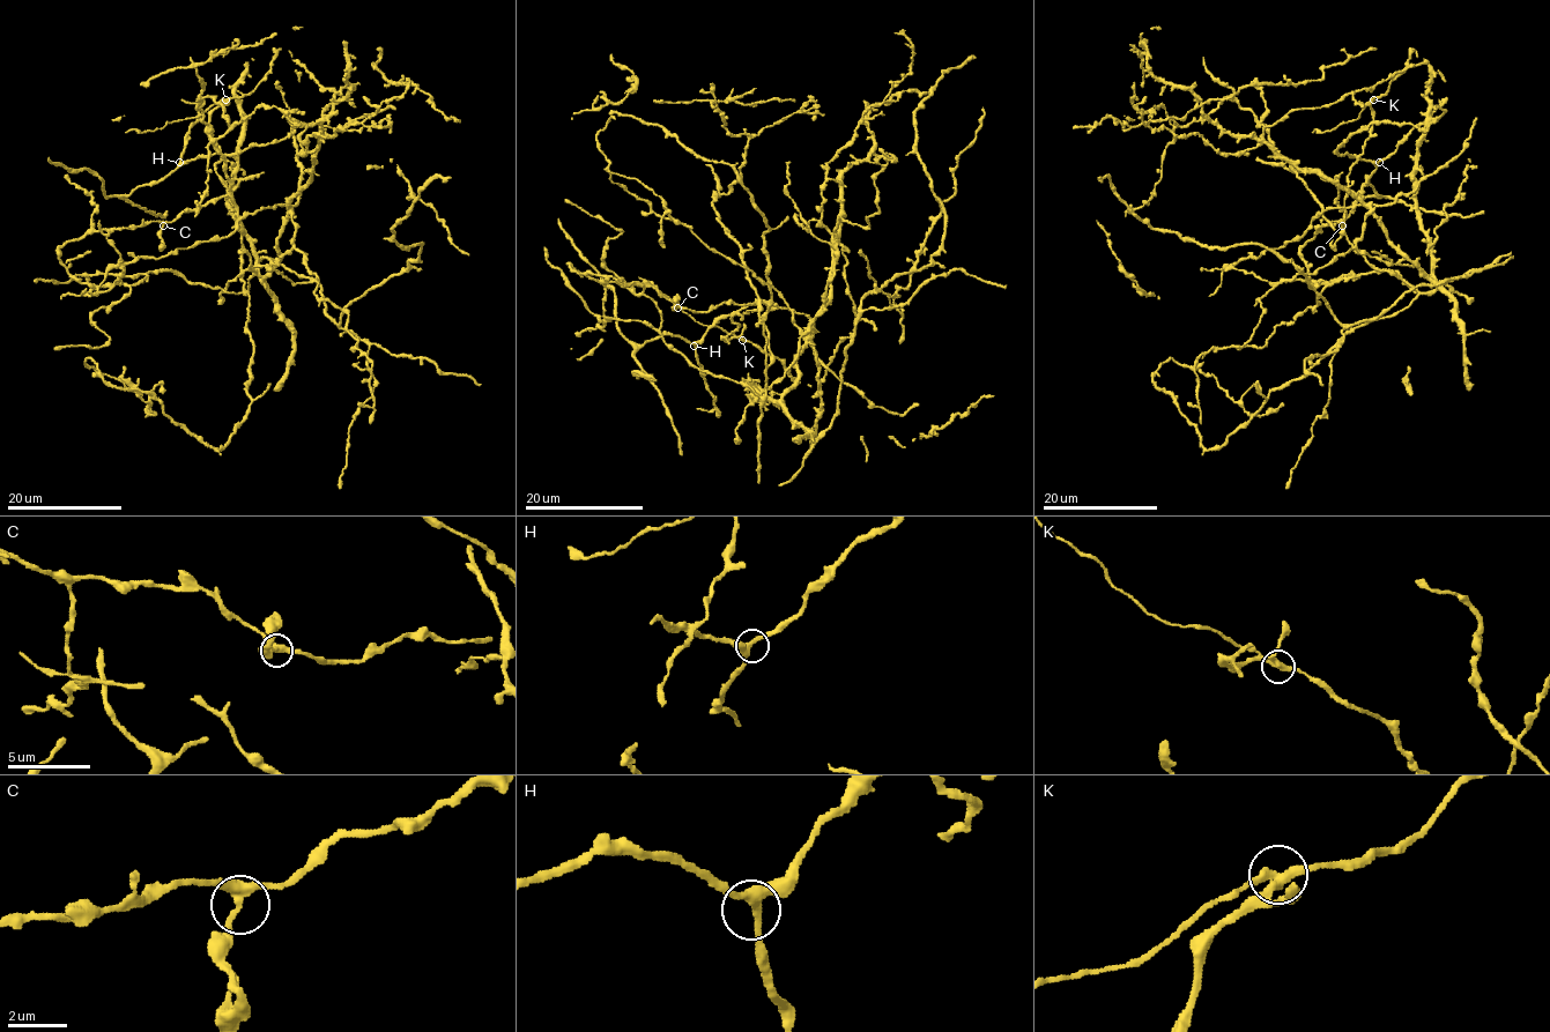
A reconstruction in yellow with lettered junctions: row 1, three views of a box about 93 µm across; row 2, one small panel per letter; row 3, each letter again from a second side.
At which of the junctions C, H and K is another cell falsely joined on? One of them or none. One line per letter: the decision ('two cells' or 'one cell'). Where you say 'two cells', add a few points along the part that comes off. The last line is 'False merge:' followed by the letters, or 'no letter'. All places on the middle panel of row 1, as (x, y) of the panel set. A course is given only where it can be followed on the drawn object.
C: one cell
H: one cell
K: two cells; course (741, 340), (714, 325), (697, 323), (638, 276)
False merge: K

